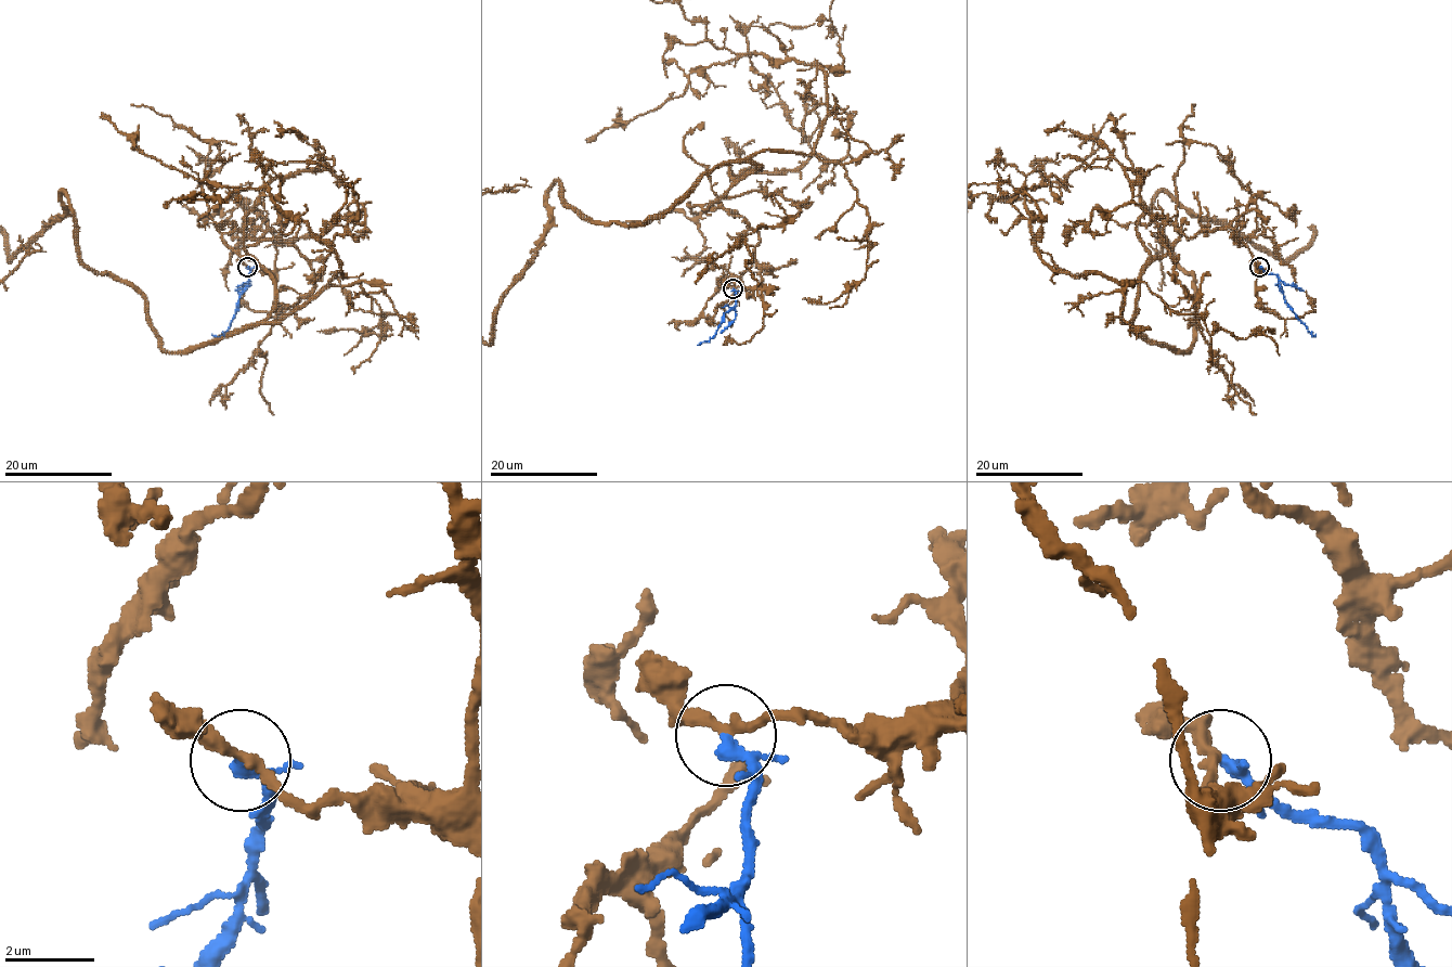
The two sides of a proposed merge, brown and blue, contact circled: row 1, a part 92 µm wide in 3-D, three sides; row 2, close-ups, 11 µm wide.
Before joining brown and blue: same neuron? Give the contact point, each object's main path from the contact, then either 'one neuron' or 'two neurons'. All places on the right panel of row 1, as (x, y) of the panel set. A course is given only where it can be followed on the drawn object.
place (1259, 267); course blue (1259, 266), (1277, 275), (1284, 303), (1312, 336), (1316, 334); two neurons

